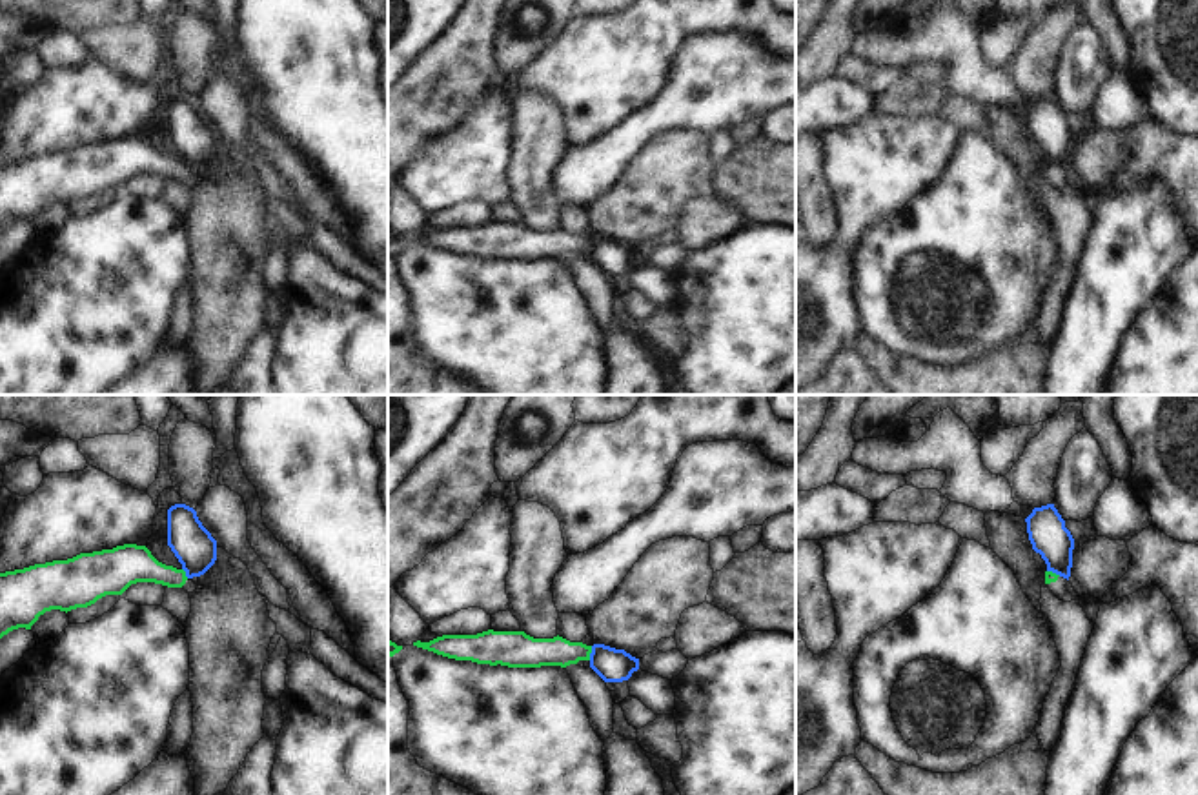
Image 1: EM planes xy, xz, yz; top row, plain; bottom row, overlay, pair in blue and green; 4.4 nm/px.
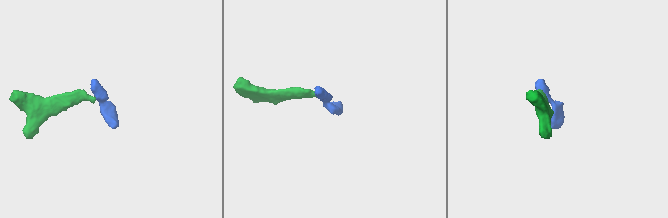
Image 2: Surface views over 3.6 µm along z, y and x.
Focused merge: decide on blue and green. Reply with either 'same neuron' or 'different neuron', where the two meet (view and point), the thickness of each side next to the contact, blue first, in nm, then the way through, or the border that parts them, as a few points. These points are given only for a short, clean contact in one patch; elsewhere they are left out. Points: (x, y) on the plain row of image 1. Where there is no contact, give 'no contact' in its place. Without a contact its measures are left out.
different neuron | xz (590, 246) | 150/130 nm | along xz (592, 239), (588, 251)

